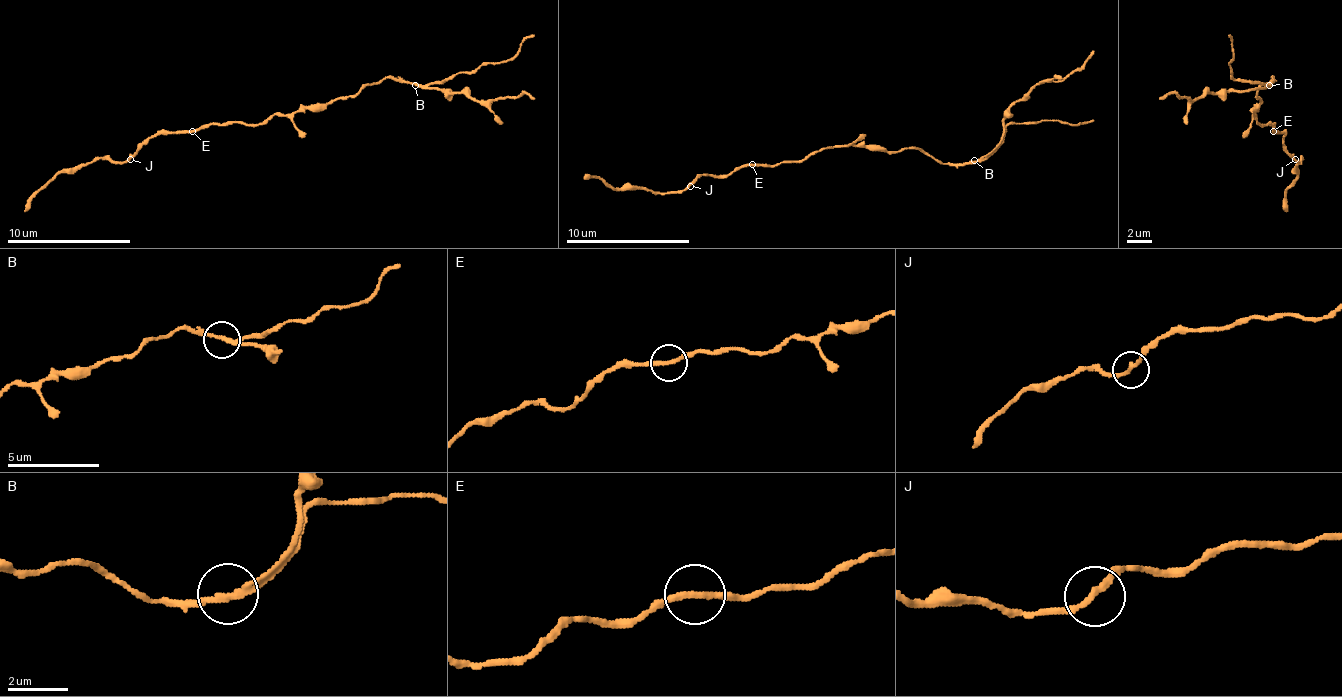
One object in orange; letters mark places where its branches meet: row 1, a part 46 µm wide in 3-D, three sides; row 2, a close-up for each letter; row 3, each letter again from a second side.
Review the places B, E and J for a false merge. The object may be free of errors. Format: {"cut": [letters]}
{"cut": ["B"]}

